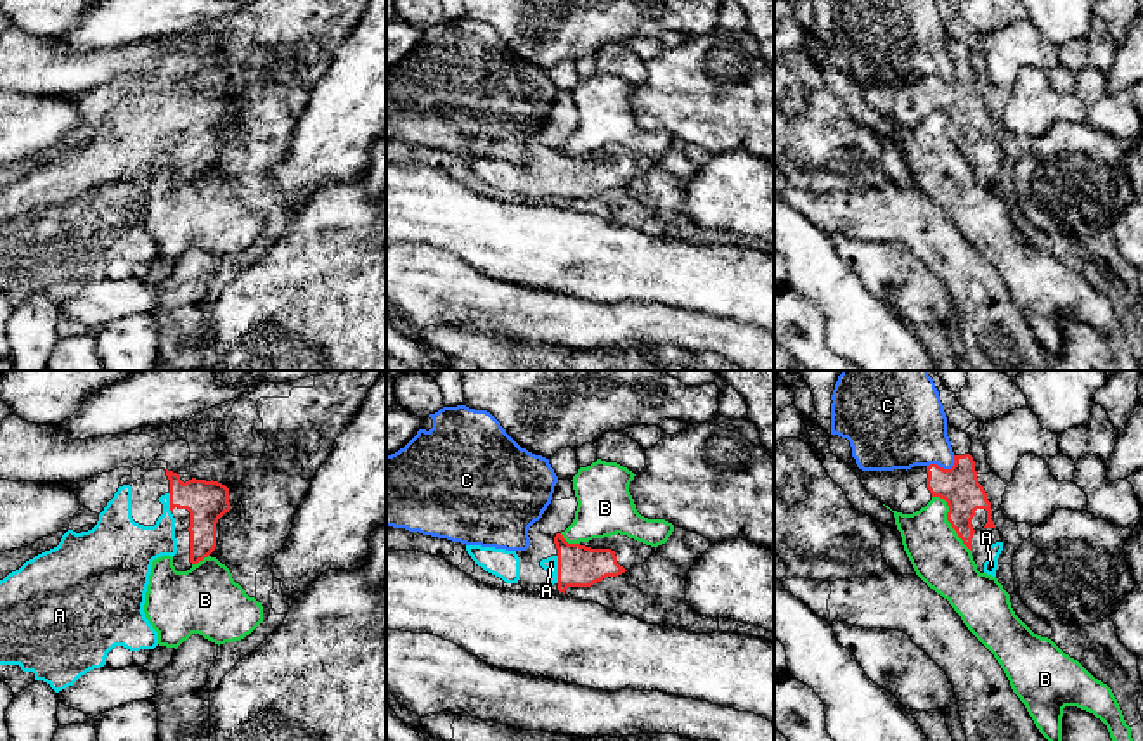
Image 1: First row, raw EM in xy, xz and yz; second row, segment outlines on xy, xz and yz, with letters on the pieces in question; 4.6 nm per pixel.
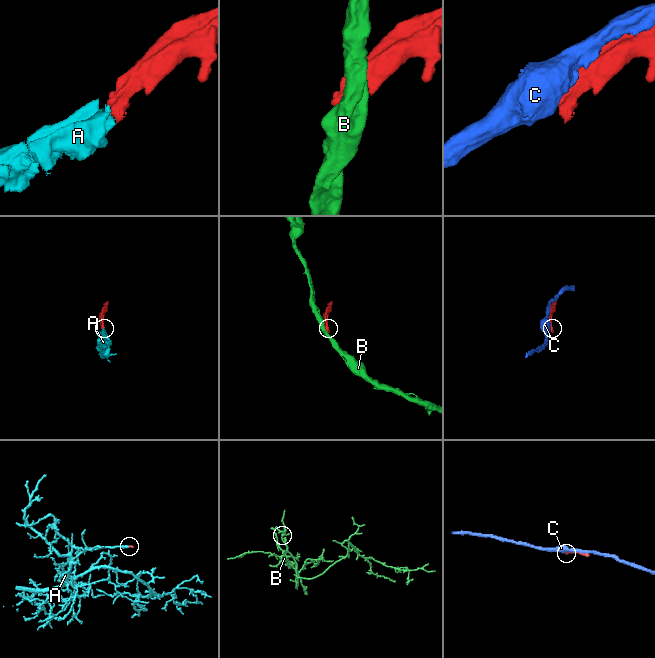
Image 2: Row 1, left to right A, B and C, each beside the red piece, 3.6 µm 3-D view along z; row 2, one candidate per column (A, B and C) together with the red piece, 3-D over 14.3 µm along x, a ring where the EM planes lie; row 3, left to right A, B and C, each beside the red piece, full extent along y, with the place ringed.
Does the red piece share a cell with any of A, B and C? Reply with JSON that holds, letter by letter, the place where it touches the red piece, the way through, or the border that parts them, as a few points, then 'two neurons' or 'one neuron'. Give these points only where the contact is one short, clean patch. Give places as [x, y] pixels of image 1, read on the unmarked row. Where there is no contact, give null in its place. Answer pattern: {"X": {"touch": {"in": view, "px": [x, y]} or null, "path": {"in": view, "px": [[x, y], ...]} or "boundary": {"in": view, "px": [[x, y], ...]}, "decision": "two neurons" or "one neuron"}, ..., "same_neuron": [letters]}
{"A": {"touch": {"in": "xz", "px": [558, 182]}, "decision": "one neuron"}, "B": {"touch": {"in": "yz", "px": [948, 132]}, "decision": "two neurons"}, "C": {"touch": {"in": "yz", "px": [941, 80]}, "decision": "two neurons"}, "same_neuron": ["A"]}

